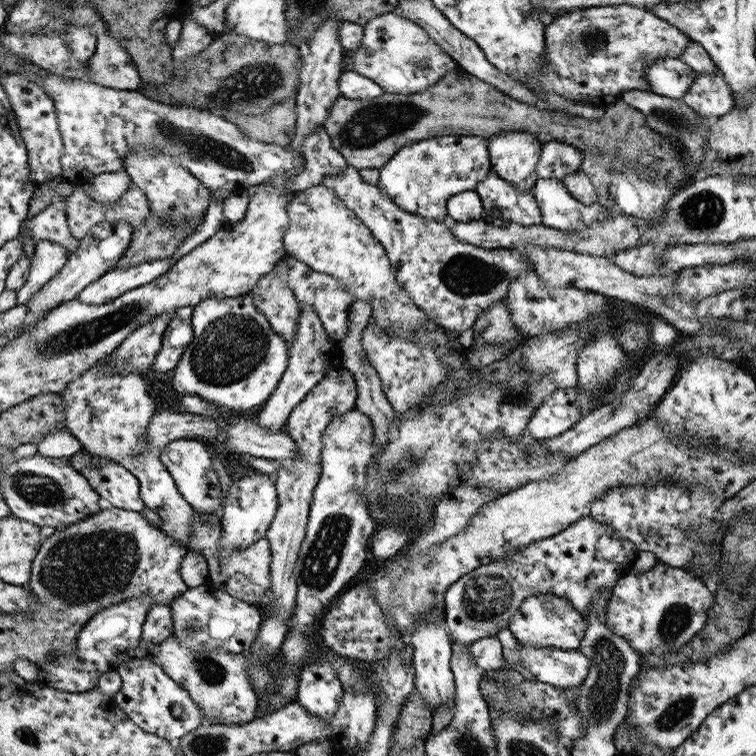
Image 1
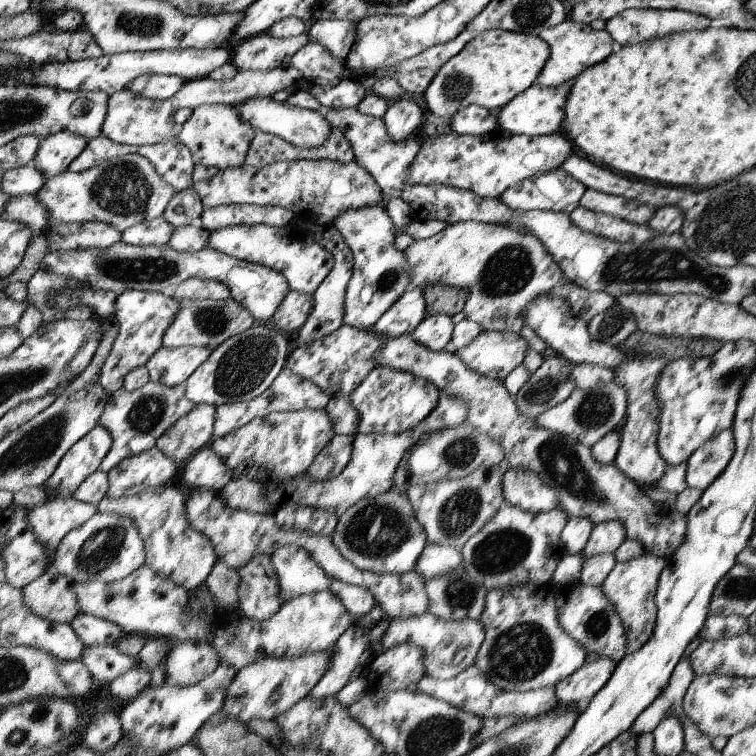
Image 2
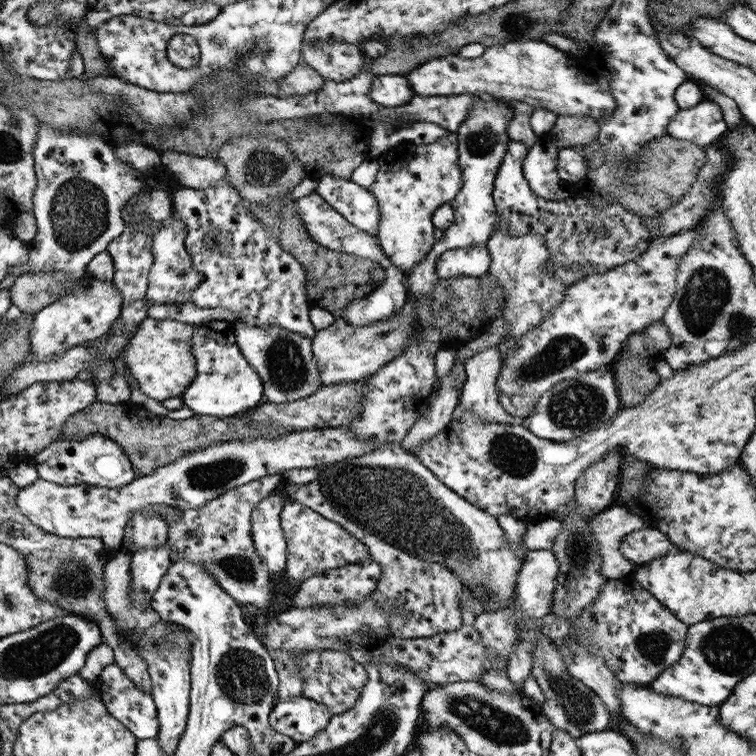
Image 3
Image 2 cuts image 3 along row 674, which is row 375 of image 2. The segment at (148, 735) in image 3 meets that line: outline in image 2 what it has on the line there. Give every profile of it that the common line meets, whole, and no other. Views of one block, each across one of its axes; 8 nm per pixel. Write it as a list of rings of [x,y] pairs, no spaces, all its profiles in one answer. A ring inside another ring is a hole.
[[[129,289],[118,295],[115,302],[114,318],[118,322],[118,337],[100,370],[99,384],[111,396],[123,387],[126,377],[138,366],[146,366],[151,358],[163,348],[163,338],[175,322],[180,303],[174,297],[166,297],[158,292]]]

